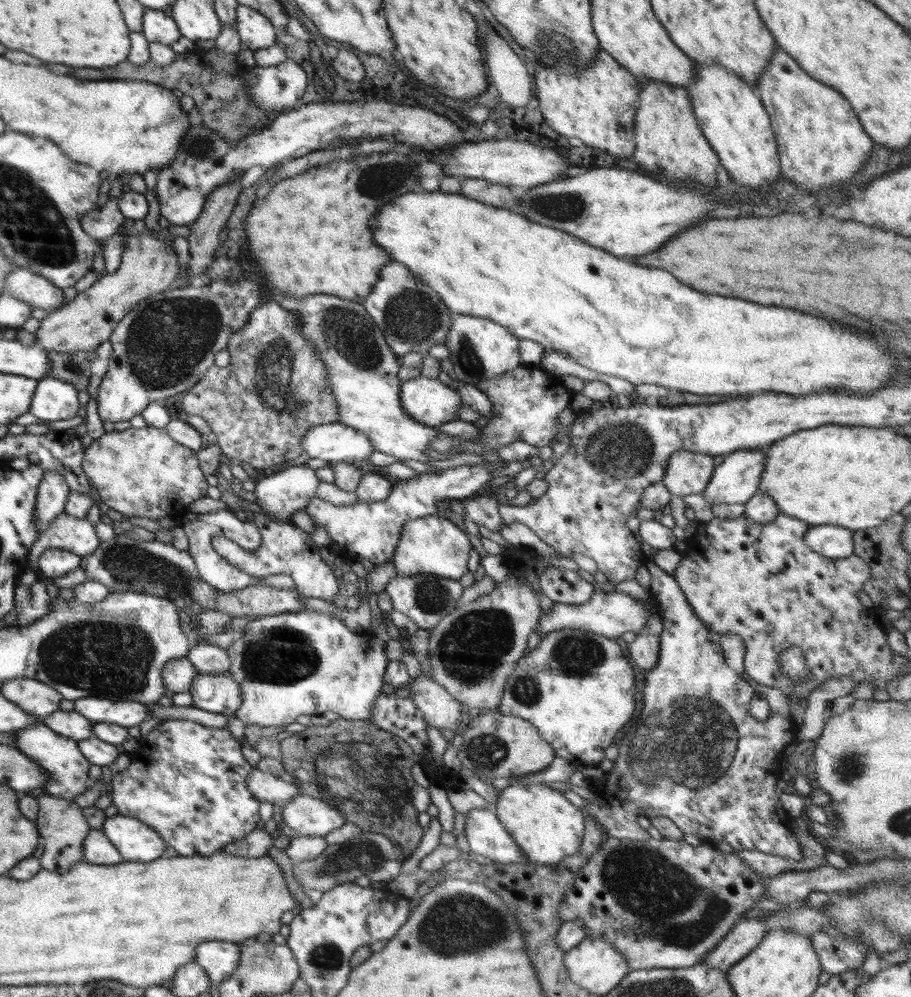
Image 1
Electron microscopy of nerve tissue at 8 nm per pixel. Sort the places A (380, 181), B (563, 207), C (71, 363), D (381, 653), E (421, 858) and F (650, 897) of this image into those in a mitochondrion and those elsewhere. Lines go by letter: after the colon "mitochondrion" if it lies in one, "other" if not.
A: mitochondrion
B: mitochondrion
C: mitochondrion
D: other
E: other
F: mitochondrion

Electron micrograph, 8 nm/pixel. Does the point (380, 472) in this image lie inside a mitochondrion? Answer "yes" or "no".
no

